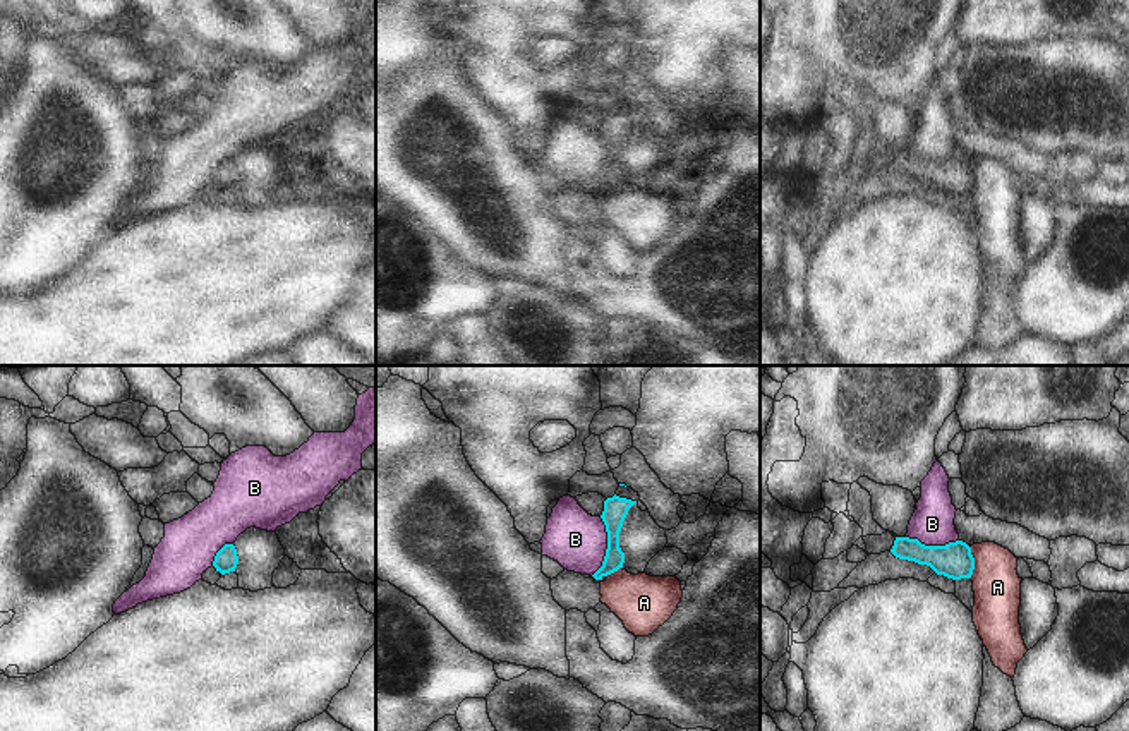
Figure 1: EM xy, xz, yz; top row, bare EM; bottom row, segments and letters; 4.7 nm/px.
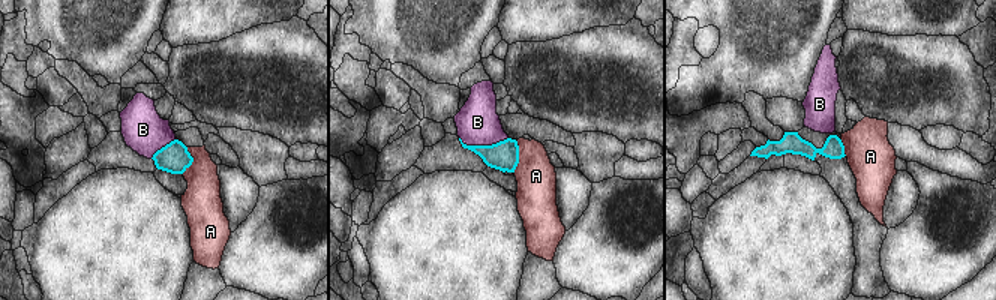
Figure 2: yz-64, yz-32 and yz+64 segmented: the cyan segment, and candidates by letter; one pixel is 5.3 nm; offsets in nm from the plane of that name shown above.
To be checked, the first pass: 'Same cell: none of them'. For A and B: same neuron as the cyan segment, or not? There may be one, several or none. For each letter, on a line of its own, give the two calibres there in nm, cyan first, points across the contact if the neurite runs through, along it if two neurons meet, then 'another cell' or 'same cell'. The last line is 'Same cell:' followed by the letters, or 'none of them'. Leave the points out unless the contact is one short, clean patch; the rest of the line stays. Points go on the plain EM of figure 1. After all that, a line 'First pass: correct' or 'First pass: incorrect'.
A: calibres 170 and 220 nm; border yz (968, 162), (973, 172), (972, 193); another cell
B: calibres 110 and 280 nm; border xz (601, 132), (606, 143), (606, 170), (591, 191); another cell
Same cell: none of them
First pass: correct

